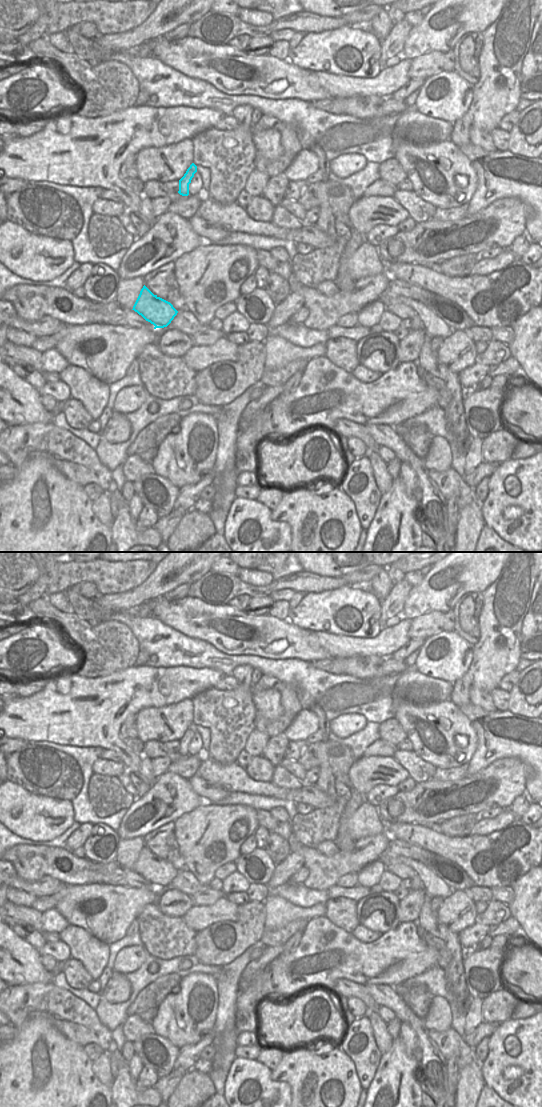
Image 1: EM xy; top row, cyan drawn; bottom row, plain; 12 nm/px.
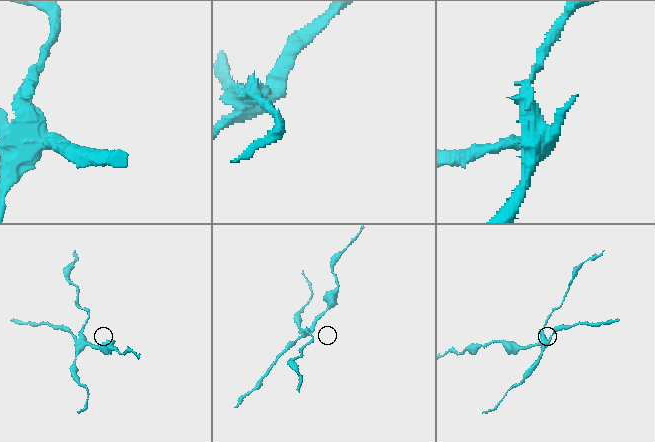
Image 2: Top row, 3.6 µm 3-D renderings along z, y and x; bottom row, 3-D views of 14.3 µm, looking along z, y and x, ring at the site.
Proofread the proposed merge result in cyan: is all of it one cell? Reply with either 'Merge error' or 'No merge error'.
Merge error.

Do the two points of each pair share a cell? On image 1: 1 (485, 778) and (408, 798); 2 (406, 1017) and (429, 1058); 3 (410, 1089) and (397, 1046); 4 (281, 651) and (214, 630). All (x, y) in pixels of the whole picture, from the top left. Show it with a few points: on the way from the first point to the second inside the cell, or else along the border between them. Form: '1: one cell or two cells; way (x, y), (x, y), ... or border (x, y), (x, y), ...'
1: one cell; way (466, 796), (450, 799), (427, 799)
2: one cell; way (417, 1026), (423, 1033), (429, 1047)
3: one cell; way (403, 1078), (403, 1073), (397, 1067), (397, 1057)
4: one cell; way (264, 642), (242, 642), (231, 638)

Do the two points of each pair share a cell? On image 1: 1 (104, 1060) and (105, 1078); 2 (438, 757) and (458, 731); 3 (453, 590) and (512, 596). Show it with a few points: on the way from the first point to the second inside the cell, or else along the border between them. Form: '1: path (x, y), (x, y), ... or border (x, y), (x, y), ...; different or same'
1: path (104, 1064), (104, 1074); same
2: path (446, 753), (450, 738); same
3: border (497, 577), (480, 593); different

